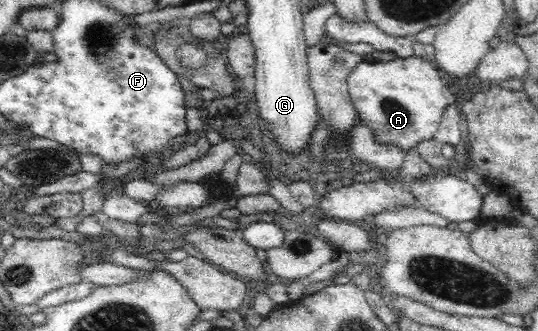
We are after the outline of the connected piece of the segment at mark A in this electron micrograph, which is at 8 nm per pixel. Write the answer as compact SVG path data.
M395 59L392 62L374 62L360 61L354 70L349 74L347 82L349 97L354 105L357 116L373 131L373 138L377 144L395 144L402 146L402 150L410 150L412 146L418 146L424 140L430 140L434 137L440 118L448 104L454 102L454 90L446 88L442 84L442 77L436 74L437 70L428 68L428 64L420 70L402 70L402 59Z

